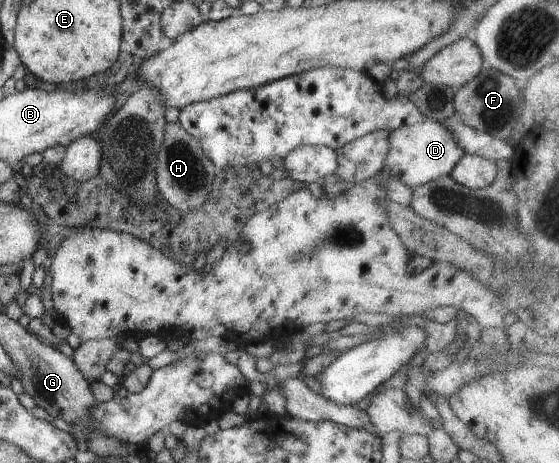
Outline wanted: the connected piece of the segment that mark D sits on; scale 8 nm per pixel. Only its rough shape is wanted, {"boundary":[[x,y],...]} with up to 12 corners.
{"boundary":[[432,119],[389,132],[383,169],[411,188],[466,154]]}

